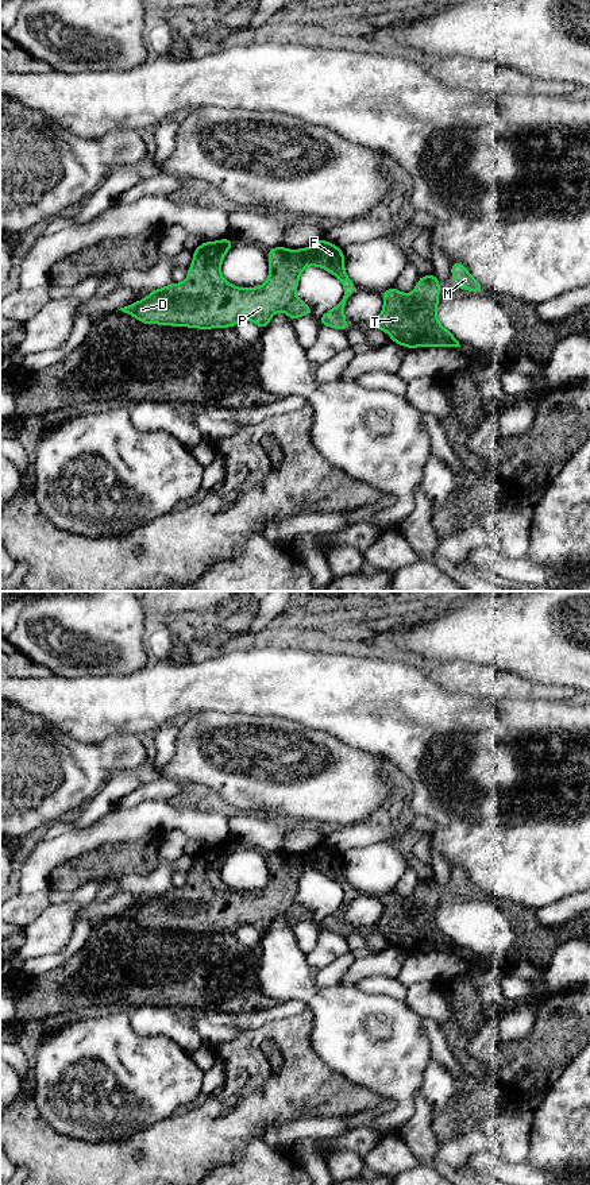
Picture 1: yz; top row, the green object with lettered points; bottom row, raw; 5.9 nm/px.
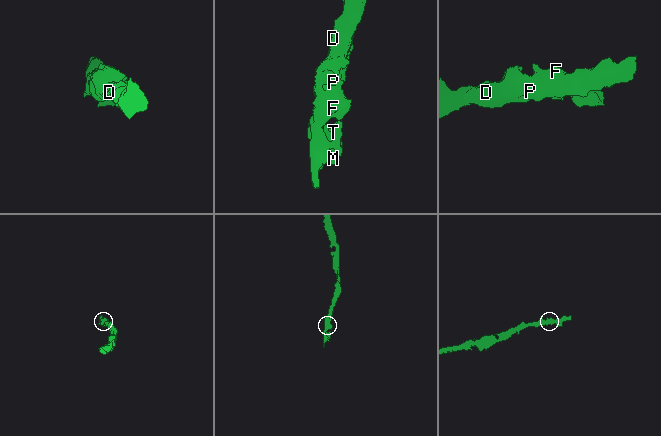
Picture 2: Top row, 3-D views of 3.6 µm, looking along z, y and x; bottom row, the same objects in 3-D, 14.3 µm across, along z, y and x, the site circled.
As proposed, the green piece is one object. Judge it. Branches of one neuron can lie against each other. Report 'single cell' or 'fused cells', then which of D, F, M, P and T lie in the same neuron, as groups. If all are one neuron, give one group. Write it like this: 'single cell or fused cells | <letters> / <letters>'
single cell | D F M P T

